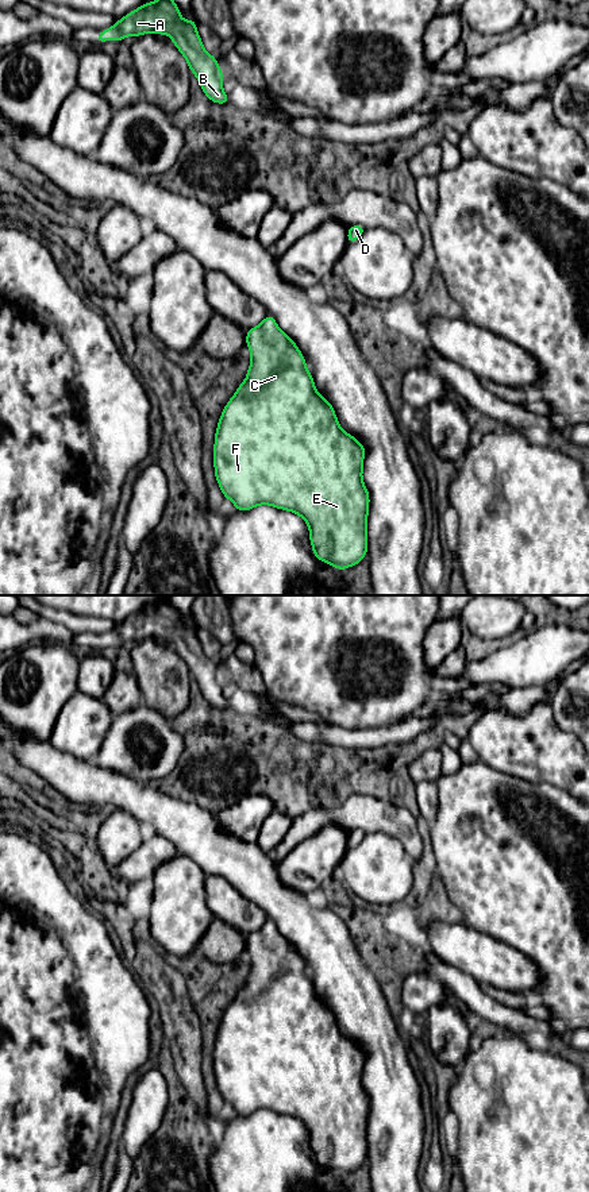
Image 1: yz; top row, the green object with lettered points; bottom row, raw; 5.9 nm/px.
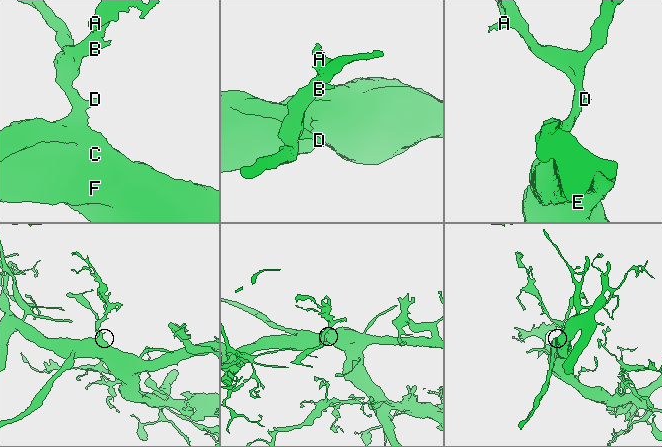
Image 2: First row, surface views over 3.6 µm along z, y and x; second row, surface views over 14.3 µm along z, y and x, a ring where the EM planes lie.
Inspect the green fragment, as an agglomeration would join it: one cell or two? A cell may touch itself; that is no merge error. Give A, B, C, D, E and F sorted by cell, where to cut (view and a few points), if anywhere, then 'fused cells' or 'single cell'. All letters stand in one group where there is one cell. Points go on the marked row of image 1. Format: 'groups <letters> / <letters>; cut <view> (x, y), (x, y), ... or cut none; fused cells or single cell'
groups A B C D E F; cut none; single cell

